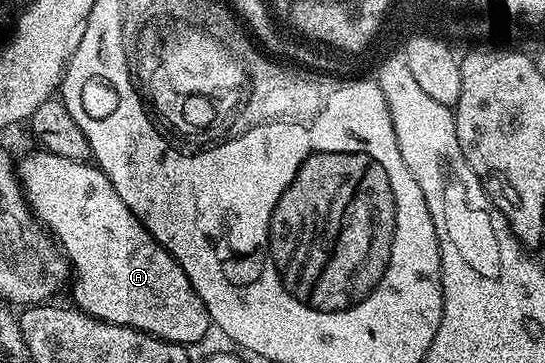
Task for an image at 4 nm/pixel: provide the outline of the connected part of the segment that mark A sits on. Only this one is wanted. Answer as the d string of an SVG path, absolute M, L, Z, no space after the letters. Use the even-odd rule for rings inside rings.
M35 151L36 153L28 153L24 158L18 161L18 180L20 187L24 191L24 199L28 203L28 208L32 210L32 214L36 220L48 231L54 238L57 246L62 250L71 272L74 276L70 281L70 290L72 289L71 304L75 308L81 309L86 315L90 315L94 319L102 319L106 323L114 323L115 325L125 325L131 329L137 329L143 333L154 335L163 341L173 341L185 347L192 347L195 341L200 341L207 335L210 330L210 322L208 312L206 311L206 303L202 303L202 299L198 295L198 291L194 291L194 287L190 283L190 279L186 275L186 271L182 271L182 267L175 259L161 247L154 239L154 235L150 235L150 231L146 231L138 218L130 211L130 207L126 207L126 203L122 203L122 199L118 199L118 191L114 191L114 187L110 183L110 179L99 167L87 161L75 161L74 159L62 159L62 155L54 155L53 153L45 153L43 151Z

